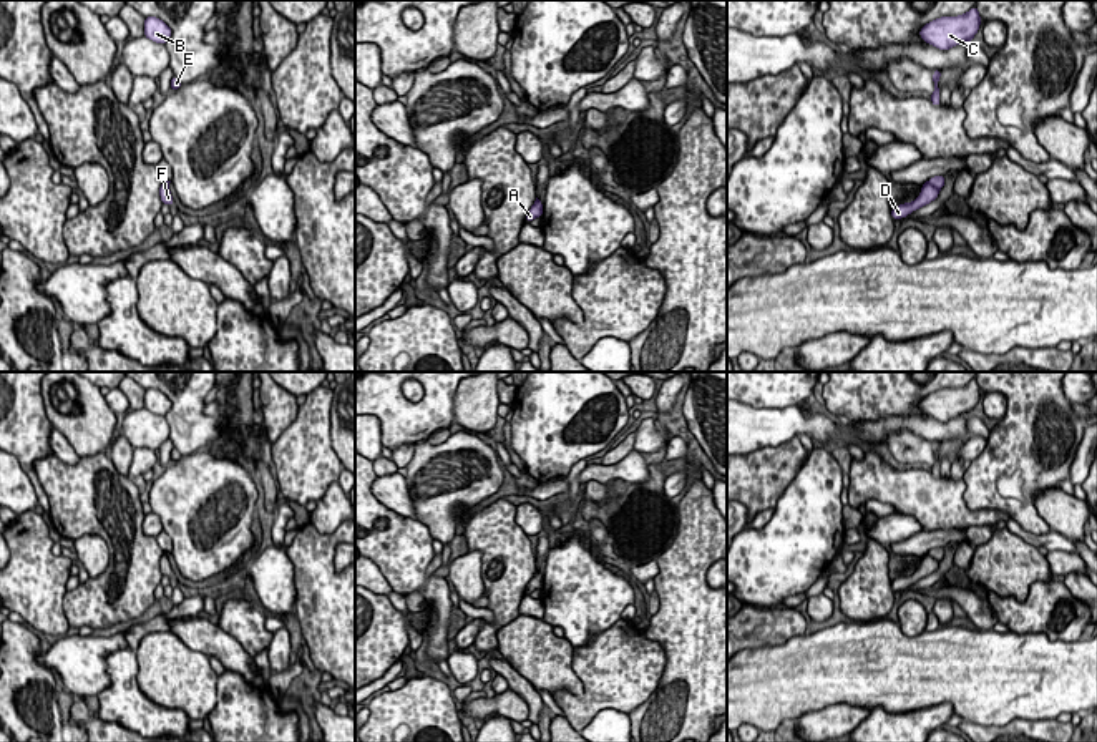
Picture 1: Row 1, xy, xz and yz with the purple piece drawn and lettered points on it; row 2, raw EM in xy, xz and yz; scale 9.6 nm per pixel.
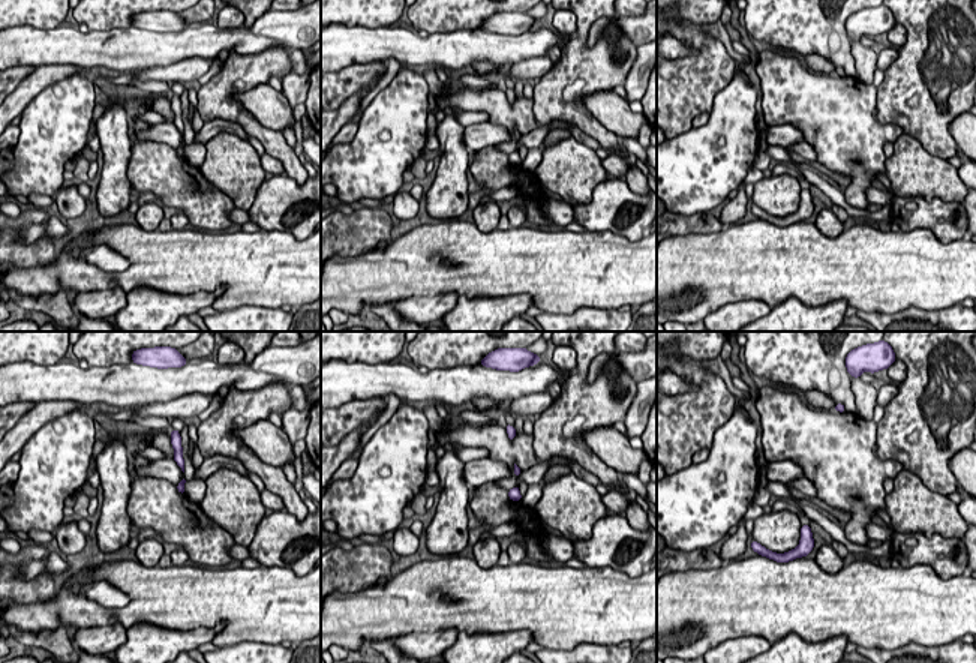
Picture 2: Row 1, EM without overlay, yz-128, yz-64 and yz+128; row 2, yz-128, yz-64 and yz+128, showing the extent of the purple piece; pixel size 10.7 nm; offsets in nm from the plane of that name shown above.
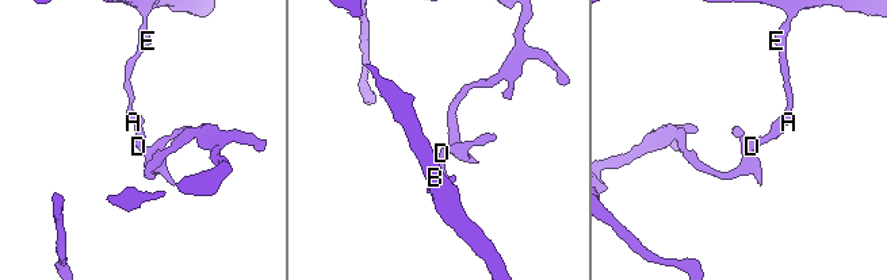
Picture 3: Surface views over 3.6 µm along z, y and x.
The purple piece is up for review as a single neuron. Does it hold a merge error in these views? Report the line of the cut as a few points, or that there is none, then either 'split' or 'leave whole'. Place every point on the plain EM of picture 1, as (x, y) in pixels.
yz (928, 553), (938, 561) | split

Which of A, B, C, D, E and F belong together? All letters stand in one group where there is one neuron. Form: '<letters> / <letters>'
A B C E / D F

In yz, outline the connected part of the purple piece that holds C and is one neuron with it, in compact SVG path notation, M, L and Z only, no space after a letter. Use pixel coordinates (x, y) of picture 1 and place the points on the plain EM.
M973 378L964 387L943 388L926 395L919 402L919 408L939 422L949 422L959 415L971 415L979 397L981 388L978 385L978 378Z

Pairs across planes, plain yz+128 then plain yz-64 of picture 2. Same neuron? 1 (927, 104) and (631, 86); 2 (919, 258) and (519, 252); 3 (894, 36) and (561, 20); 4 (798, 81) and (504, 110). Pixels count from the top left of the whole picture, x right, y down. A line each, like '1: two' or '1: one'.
1: two
2: one
3: one
4: one

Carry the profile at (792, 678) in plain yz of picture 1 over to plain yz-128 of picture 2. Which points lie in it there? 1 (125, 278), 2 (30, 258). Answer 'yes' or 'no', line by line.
1: yes
2: no

